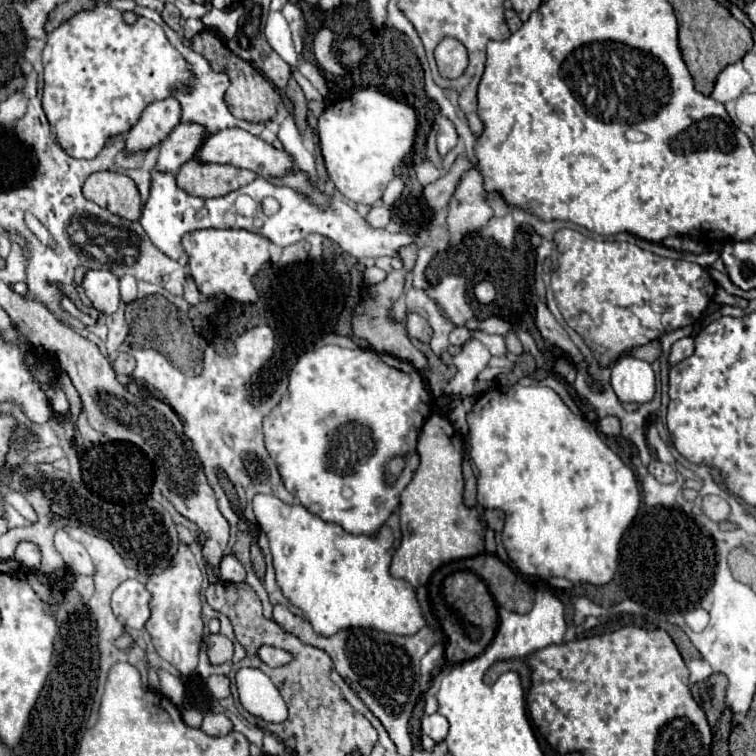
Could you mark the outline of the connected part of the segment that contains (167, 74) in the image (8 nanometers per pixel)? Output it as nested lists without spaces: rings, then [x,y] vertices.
[[[97,3],[93,11],[81,11],[73,15],[69,21],[61,23],[49,33],[47,47],[43,49],[43,67],[43,109],[51,123],[51,135],[71,157],[79,159],[93,159],[111,135],[127,133],[149,103],[169,97],[173,89],[191,79],[187,61],[169,43],[157,23],[139,17],[135,25],[127,25],[121,19],[121,11],[105,3]]]

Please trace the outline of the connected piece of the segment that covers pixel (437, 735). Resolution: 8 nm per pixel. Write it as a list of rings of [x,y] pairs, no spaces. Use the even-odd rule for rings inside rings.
[[[439,713],[425,715],[425,717],[421,719],[421,723],[423,723],[423,733],[429,735],[435,743],[443,741],[445,735],[447,735],[447,731],[449,731],[449,723],[447,723],[447,719],[445,719],[443,715],[439,715]]]

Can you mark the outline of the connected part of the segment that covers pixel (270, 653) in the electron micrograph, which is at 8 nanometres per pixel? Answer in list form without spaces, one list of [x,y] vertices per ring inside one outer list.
[[[263,645],[259,648],[258,655],[260,659],[270,667],[280,667],[289,663],[293,656],[291,653],[281,649],[277,653],[277,649]]]

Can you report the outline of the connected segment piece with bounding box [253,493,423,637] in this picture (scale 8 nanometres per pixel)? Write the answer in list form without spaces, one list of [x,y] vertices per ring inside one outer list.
[[[257,493],[253,497],[253,513],[261,531],[265,531],[269,537],[273,567],[281,591],[295,607],[303,611],[305,619],[311,621],[317,633],[329,637],[339,629],[347,627],[371,627],[391,635],[413,635],[423,627],[423,617],[415,599],[415,589],[405,579],[393,579],[389,575],[389,565],[393,557],[393,533],[387,525],[379,529],[377,537],[353,535],[343,531],[343,527],[335,523],[319,519],[303,505],[289,505],[265,493]]]

